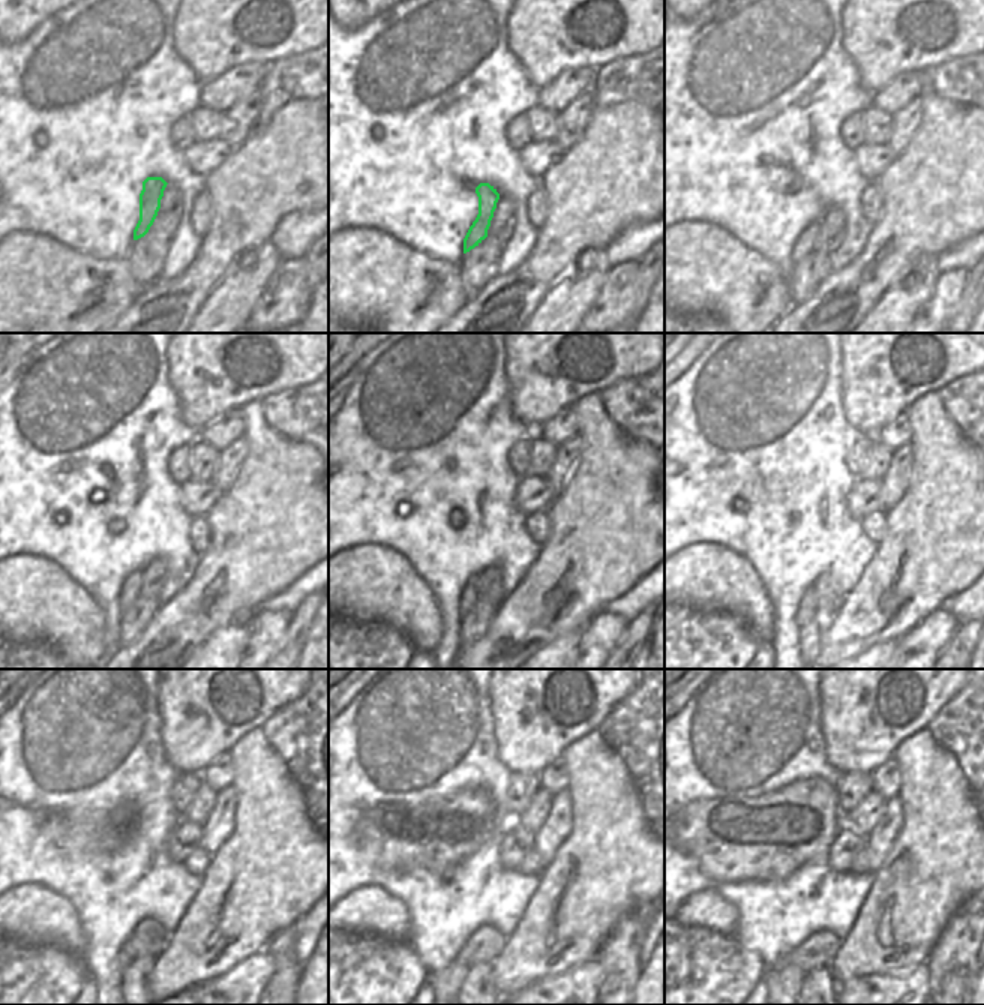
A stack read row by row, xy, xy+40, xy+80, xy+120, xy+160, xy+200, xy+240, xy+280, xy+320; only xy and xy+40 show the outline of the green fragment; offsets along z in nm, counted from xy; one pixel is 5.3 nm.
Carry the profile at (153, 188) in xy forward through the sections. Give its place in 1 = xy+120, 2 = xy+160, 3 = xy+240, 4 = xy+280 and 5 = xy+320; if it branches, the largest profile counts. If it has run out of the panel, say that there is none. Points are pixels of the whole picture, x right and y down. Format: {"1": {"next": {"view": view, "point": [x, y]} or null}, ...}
{"1": {"next": {"view": "xy+120", "point": [129, 591]}}, "2": {"next": {"view": "xy+160", "point": [468, 596]}}, "3": {"next": {"view": "xy+240", "point": [126, 956]}}, "4": {"next": {"view": "xy+280", "point": [453, 974]}}, "5": {"next": {"view": "xy+320", "point": [783, 974]}}}

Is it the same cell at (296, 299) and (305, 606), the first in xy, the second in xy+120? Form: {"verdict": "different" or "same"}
{"verdict": "different"}

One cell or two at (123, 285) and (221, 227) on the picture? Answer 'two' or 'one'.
two

